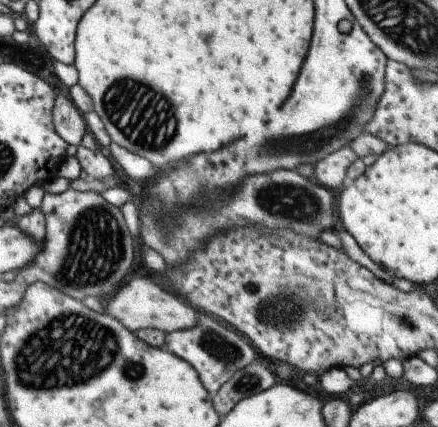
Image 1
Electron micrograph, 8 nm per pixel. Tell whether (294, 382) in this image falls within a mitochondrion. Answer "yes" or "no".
no

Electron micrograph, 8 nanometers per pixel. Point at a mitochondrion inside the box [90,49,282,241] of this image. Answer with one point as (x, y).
(147, 120)

